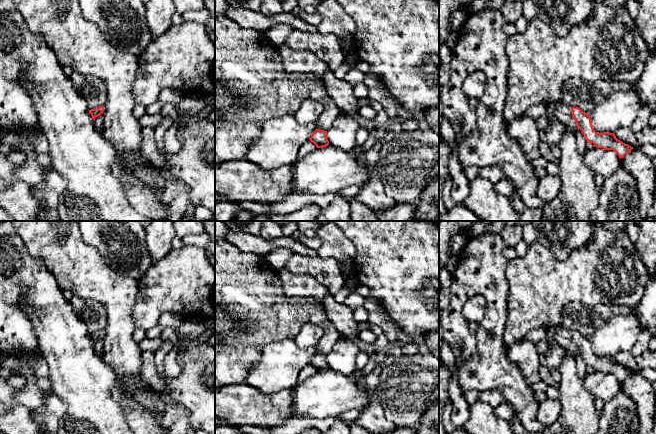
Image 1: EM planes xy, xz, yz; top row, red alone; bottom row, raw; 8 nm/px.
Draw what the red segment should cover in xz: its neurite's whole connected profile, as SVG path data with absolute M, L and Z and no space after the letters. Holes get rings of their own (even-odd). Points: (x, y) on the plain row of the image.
M221 240L215 243L215 343L231 346L254 346L263 349L266 345L286 338L295 339L301 327L306 323L318 325L323 330L323 337L314 347L316 354L310 365L317 372L329 369L327 355L340 340L339 332L327 318L321 303L301 297L288 297L276 270L266 259L254 253L246 253L236 245Z

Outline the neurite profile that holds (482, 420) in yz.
M479 400L469 405L469 417L463 429L469 434L515 434L506 420L495 415L492 406Z

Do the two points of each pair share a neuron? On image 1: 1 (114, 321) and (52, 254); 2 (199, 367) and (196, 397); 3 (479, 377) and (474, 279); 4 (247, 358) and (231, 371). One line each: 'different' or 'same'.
1: same
2: same
3: same
4: same

